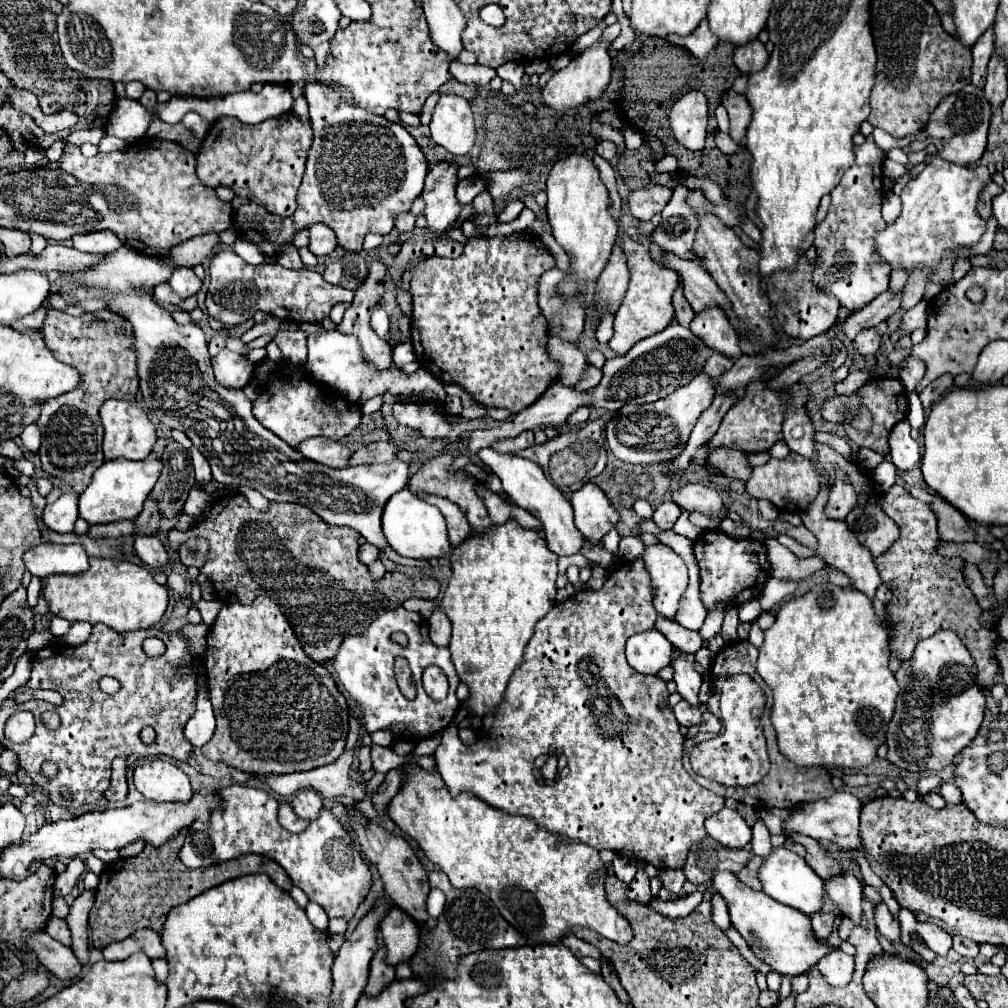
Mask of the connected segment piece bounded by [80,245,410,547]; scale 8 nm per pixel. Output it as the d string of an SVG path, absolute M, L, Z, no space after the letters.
M124 245L124 249L106 255L106 259L90 271L80 273L88 287L108 295L106 303L116 313L126 313L134 329L140 391L148 409L154 411L166 427L180 429L192 439L204 457L208 457L214 481L220 485L242 483L244 487L260 491L268 501L300 503L328 521L328 525L348 525L366 537L368 543L386 547L380 525L382 509L390 495L408 483L410 465L402 459L394 459L388 465L356 465L346 469L318 465L262 427L254 419L252 401L242 389L226 389L216 383L204 331L192 323L178 325L170 311L152 301L150 289L168 281L172 271L174 267Z

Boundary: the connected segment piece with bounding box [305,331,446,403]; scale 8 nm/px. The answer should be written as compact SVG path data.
M324 331L320 335L308 335L307 347L308 356L305 364L307 371L312 373L314 379L318 379L320 383L326 383L326 385L338 389L352 403L356 403L360 399L364 403L364 401L368 401L376 395L384 395L384 393L390 393L402 401L418 399L418 401L444 403L444 399L446 399L444 383L436 381L436 377L432 377L432 373L428 373L428 369L424 369L424 367L420 367L412 375L406 375L400 369L378 369L374 363L366 361L356 335L342 335L340 331Z

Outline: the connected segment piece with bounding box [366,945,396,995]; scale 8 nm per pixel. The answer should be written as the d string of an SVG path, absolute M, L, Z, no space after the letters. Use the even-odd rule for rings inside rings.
M380 945L370 965L370 979L366 985L366 995L378 995L382 991L382 983L392 983L396 977L396 967L386 963L386 947Z

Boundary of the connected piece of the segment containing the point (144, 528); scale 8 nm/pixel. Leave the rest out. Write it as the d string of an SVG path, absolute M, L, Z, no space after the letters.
M148 499L144 503L142 513L136 517L136 535L158 535L160 533L160 513L156 509L156 501Z

